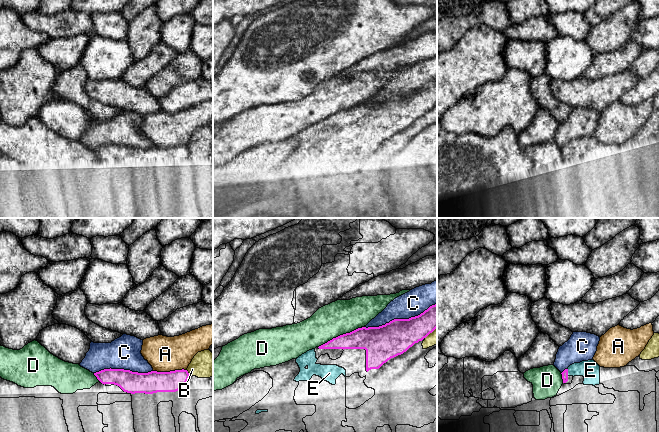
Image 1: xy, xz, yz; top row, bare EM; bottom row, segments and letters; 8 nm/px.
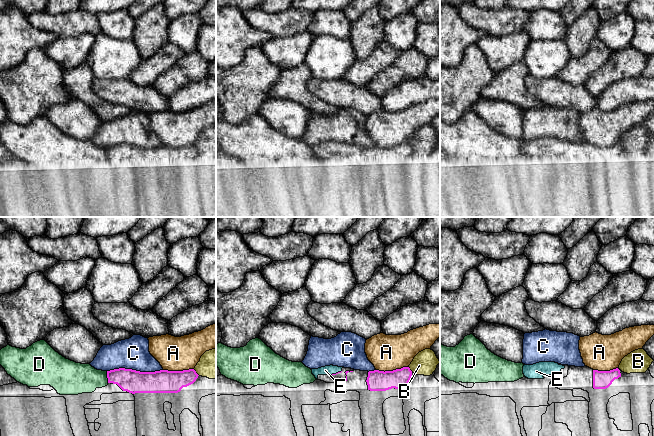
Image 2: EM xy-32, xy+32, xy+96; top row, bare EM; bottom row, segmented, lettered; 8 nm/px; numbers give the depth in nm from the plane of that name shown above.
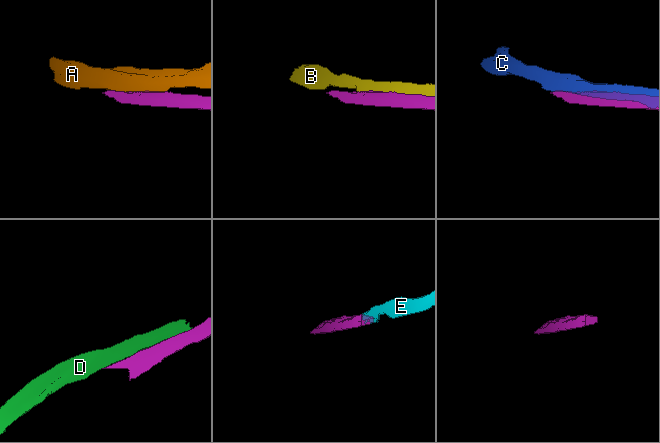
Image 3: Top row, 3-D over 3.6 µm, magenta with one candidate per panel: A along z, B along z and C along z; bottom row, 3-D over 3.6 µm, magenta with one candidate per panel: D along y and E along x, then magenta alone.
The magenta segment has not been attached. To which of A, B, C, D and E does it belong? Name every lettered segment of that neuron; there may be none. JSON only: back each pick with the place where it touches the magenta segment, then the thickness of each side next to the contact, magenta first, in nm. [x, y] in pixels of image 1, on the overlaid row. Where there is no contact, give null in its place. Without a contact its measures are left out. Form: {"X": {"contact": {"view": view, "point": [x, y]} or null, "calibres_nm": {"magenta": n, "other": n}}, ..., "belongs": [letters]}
{"E": {"contact": {"view": "yz", "point": [567, 372]}, "calibres_nm": {"magenta": 50, "other": 160}}, "belongs": ["E"]}

